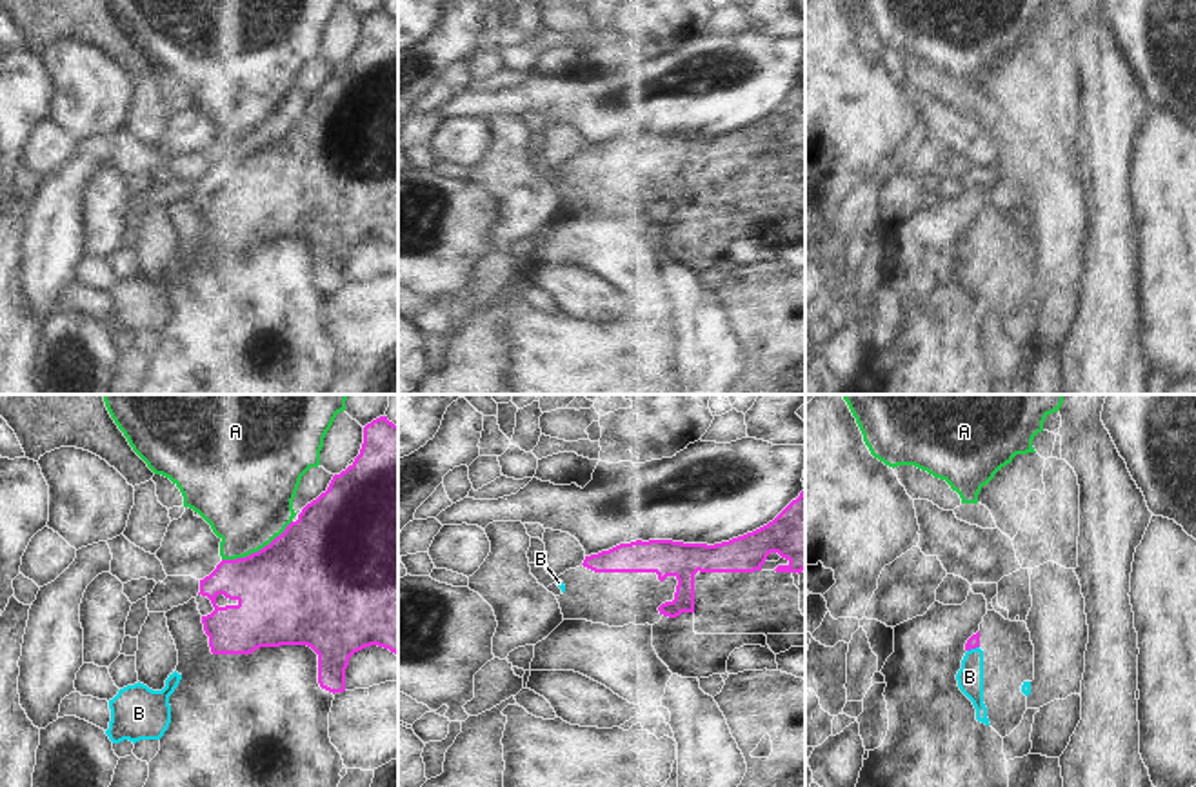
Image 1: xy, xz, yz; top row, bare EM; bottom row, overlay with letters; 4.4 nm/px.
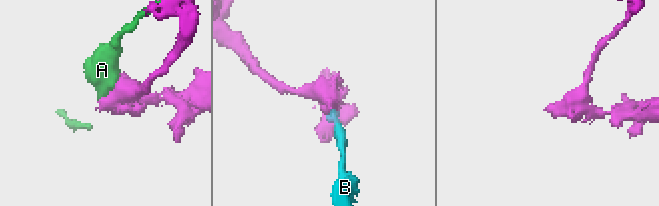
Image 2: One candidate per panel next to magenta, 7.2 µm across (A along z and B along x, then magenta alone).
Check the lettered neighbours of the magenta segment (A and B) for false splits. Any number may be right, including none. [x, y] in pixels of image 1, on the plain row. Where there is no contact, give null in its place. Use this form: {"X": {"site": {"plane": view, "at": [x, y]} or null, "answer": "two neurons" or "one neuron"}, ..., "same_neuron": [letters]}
{"A": {"site": {"plane": "xy", "at": [259, 144]}, "answer": "two neurons"}, "B": {"site": {"plane": "yz", "at": [973, 240]}, "answer": "one neuron"}, "same_neuron": ["B"]}

